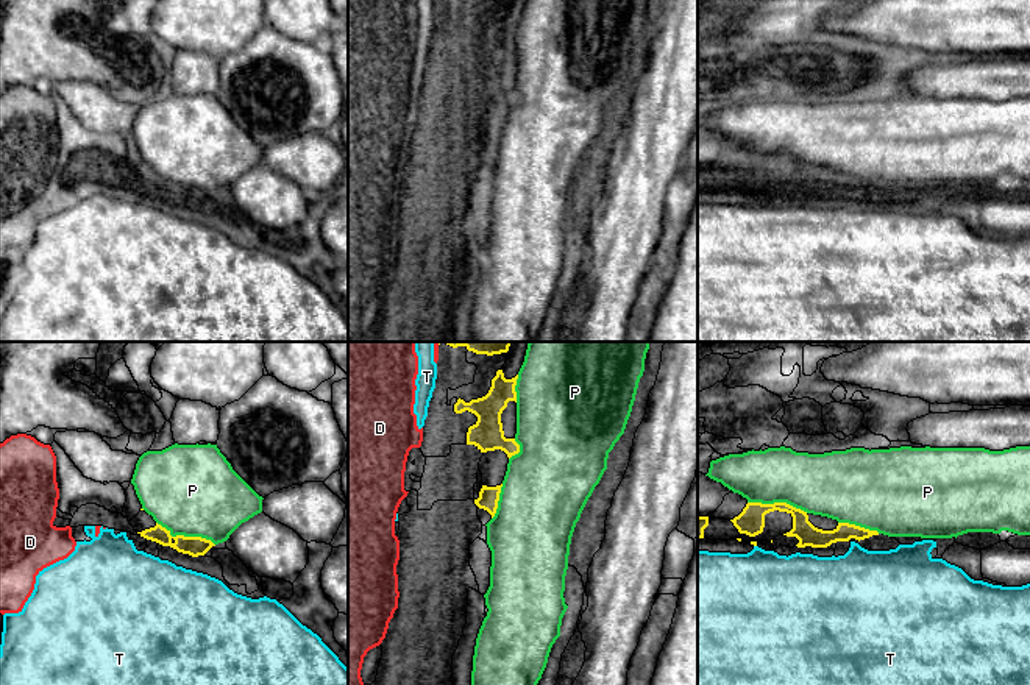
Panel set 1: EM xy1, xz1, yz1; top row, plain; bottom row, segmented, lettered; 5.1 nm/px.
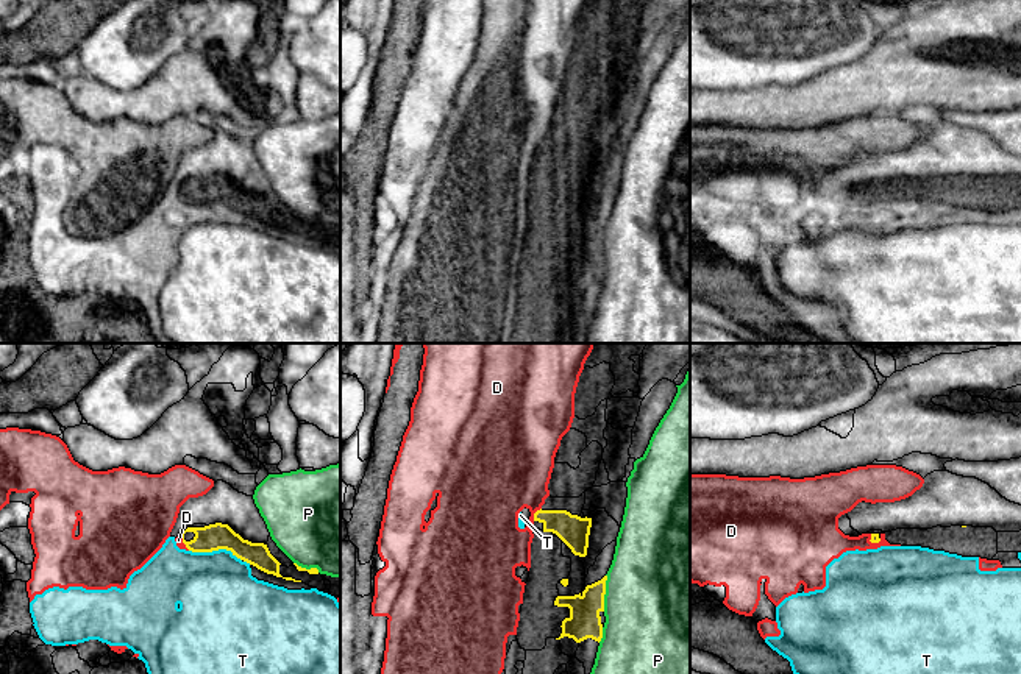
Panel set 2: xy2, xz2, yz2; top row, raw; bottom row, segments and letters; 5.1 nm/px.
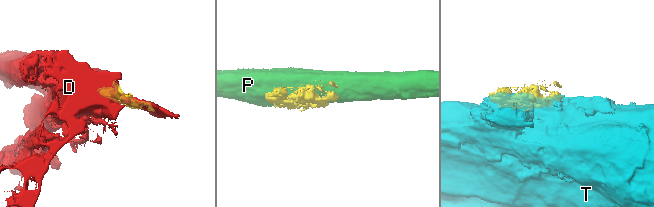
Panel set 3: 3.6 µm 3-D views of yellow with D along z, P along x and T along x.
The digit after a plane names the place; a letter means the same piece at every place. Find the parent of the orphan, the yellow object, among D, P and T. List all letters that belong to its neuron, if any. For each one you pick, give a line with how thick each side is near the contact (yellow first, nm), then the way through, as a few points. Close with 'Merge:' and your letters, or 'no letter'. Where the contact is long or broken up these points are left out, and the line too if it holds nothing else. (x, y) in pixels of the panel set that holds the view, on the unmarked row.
Merge: no letter

